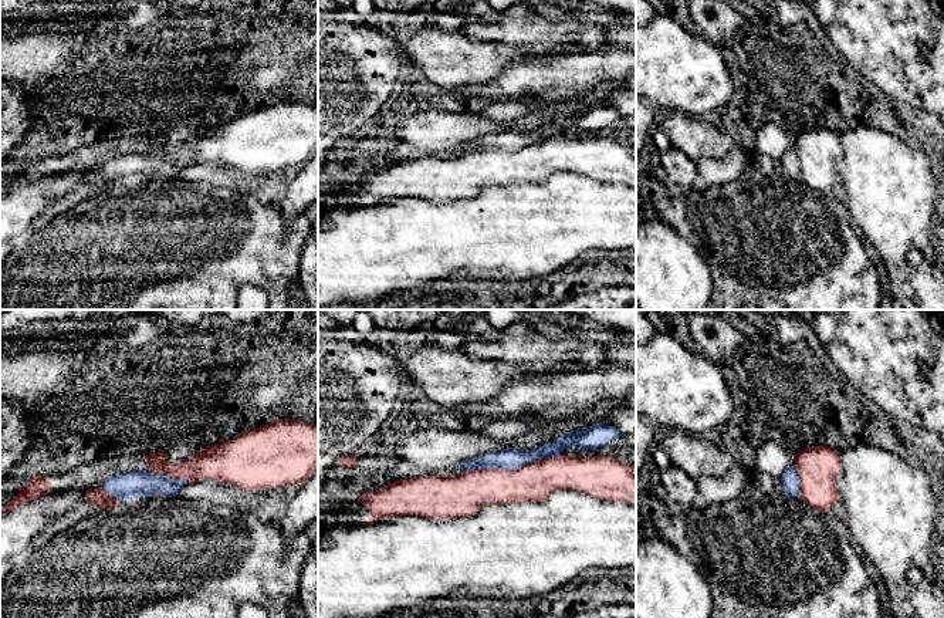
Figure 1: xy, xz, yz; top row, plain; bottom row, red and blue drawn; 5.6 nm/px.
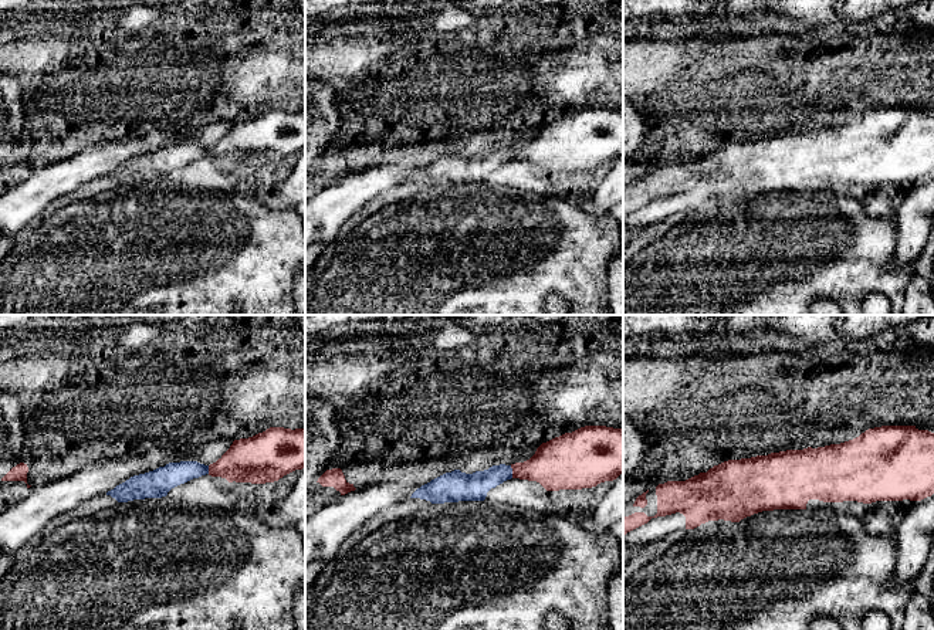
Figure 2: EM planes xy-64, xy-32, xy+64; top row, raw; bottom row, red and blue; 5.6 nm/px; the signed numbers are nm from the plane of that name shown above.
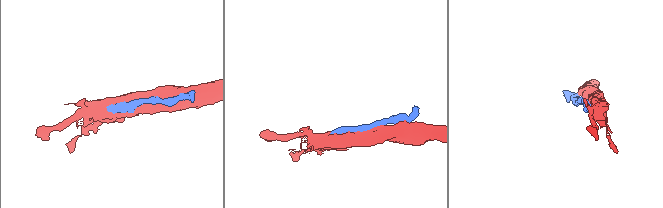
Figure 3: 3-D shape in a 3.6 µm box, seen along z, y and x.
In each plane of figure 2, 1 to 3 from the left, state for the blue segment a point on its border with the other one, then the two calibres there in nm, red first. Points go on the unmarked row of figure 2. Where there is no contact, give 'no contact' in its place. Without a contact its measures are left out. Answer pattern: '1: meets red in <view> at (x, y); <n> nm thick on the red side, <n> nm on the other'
1: meets red in xy-64 at (209, 152); 260 nm thick on the red side, 140 nm on the other
2: meets red in xy-32 at (513, 153); 280 nm thick on the red side, 160 nm on the other
3: no contact

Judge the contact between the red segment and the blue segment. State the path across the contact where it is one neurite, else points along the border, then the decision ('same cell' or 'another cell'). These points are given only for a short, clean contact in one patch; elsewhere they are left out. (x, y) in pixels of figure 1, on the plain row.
same cell

